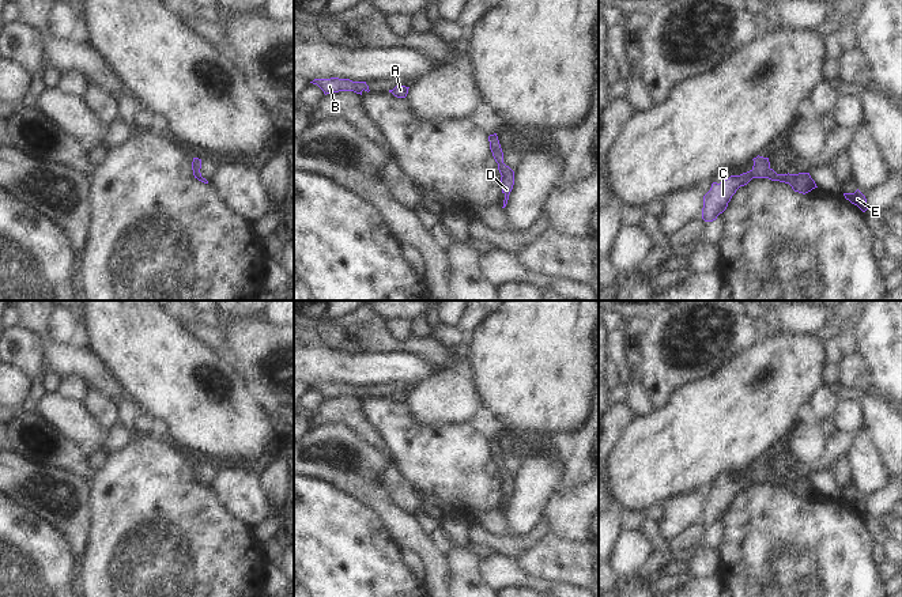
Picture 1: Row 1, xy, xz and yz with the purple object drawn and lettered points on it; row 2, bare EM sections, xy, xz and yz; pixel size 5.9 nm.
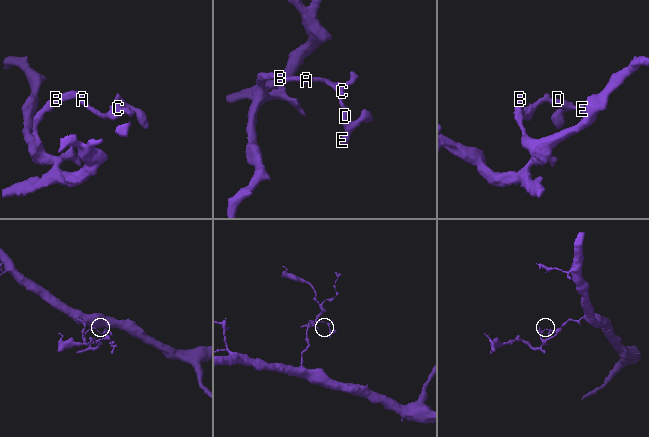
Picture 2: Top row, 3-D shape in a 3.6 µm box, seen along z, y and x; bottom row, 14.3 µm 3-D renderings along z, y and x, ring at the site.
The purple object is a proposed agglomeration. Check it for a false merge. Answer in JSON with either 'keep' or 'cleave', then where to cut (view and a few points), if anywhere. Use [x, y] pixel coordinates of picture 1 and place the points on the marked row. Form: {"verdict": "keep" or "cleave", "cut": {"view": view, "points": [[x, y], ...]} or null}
{"verdict": "keep", "cut": null}

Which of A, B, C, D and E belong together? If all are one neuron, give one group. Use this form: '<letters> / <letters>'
A B C D E

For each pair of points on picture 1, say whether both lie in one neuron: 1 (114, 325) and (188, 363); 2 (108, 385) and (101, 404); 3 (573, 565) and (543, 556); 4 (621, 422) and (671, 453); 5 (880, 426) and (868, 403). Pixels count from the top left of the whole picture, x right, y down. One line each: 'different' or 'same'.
1: same
2: different
3: same
4: different
5: same

